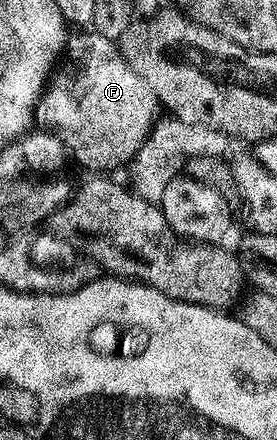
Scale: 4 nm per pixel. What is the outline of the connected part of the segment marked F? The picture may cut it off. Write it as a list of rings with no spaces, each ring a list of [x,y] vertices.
[[[91,29],[76,34],[69,38],[66,48],[67,58],[70,57],[75,62],[73,75],[68,71],[60,73],[58,71],[51,78],[36,105],[35,120],[44,119],[42,127],[55,130],[71,156],[82,166],[90,169],[89,172],[112,173],[110,171],[115,167],[123,168],[139,154],[141,147],[147,143],[149,135],[152,134],[162,108],[150,85],[146,85],[146,81],[142,81],[142,77],[138,77],[138,73],[134,73],[130,65],[126,65],[126,61],[120,56],[117,40]]]

